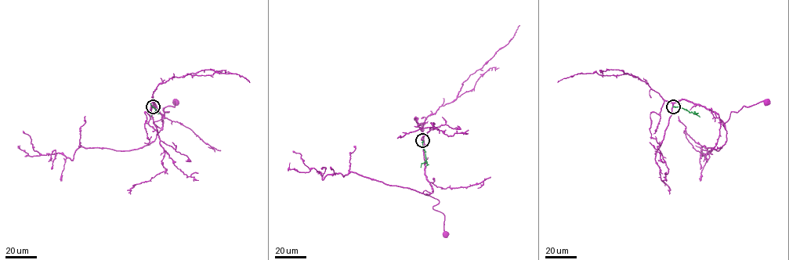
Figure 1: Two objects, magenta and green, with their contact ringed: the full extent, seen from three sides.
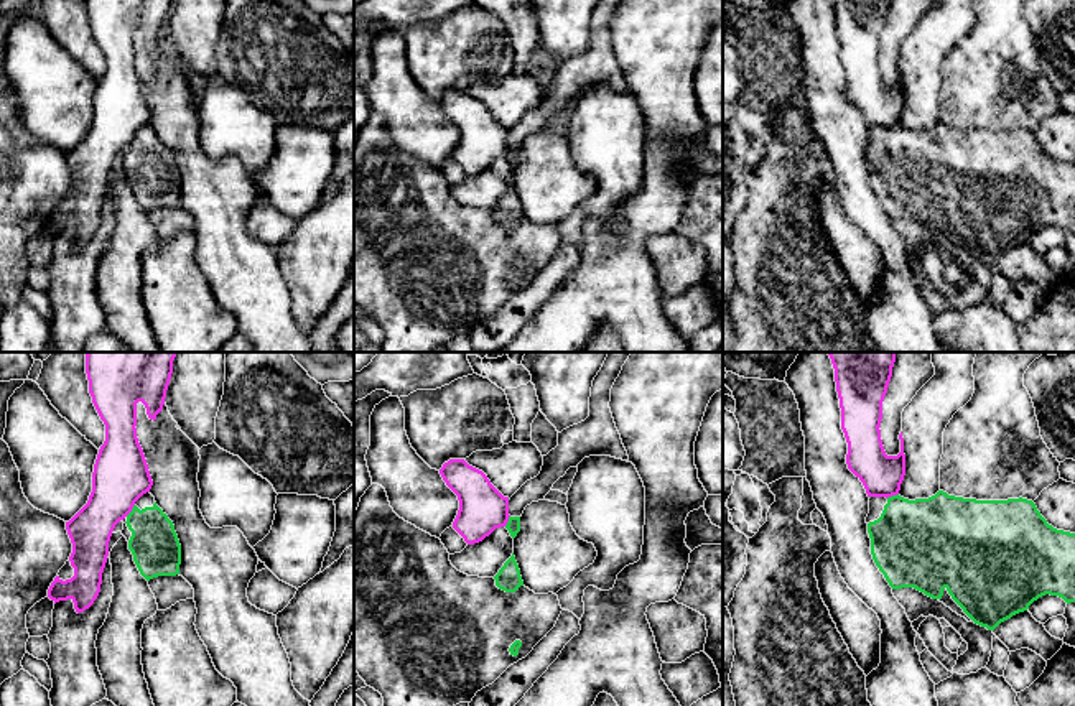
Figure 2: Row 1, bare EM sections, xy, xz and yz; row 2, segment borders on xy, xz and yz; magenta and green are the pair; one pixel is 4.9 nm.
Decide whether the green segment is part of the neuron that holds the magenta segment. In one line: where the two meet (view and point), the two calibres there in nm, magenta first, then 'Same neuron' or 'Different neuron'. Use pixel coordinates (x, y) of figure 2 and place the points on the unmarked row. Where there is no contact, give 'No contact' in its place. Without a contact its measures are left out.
Touches magenta at xy (130, 142). Thickness 280 nm (magenta) against 240 nm. Different neuron

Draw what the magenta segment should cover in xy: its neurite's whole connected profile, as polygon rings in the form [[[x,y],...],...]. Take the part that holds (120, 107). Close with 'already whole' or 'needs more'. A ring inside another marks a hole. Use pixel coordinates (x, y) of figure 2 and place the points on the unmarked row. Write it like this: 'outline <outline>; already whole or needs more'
outline [[[86,0],[86,5],[92,35],[105,56],[105,72],[94,95],[89,132],[66,153],[74,207],[66,212],[56,207],[48,221],[54,235],[71,230],[77,245],[89,240],[100,224],[115,156],[153,117],[137,69],[137,35],[142,33],[155,53],[173,0]]]; already whole

